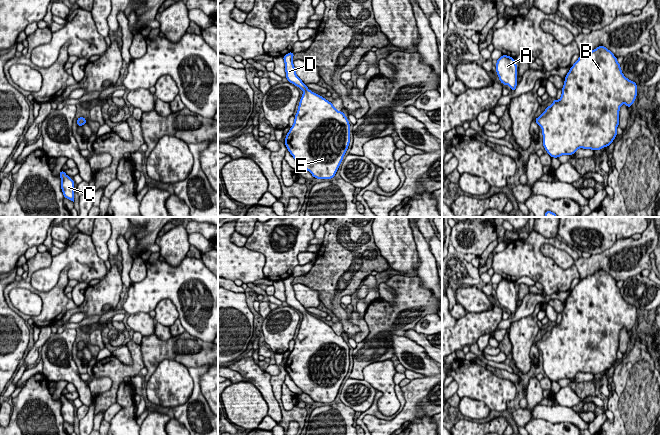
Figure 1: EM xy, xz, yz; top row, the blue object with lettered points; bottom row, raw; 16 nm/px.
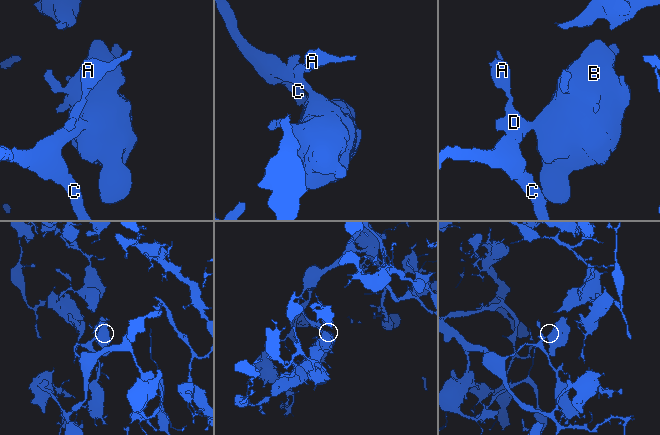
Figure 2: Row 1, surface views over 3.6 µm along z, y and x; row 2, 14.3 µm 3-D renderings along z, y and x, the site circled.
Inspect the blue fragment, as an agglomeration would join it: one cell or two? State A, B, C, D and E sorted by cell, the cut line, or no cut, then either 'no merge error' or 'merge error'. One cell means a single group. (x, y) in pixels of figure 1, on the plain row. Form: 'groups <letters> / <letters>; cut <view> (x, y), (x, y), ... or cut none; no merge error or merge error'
groups A B C D E; cut none; no merge error

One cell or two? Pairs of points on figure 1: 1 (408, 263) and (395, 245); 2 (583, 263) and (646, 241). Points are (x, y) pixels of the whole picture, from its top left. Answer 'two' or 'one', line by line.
1: one
2: one

